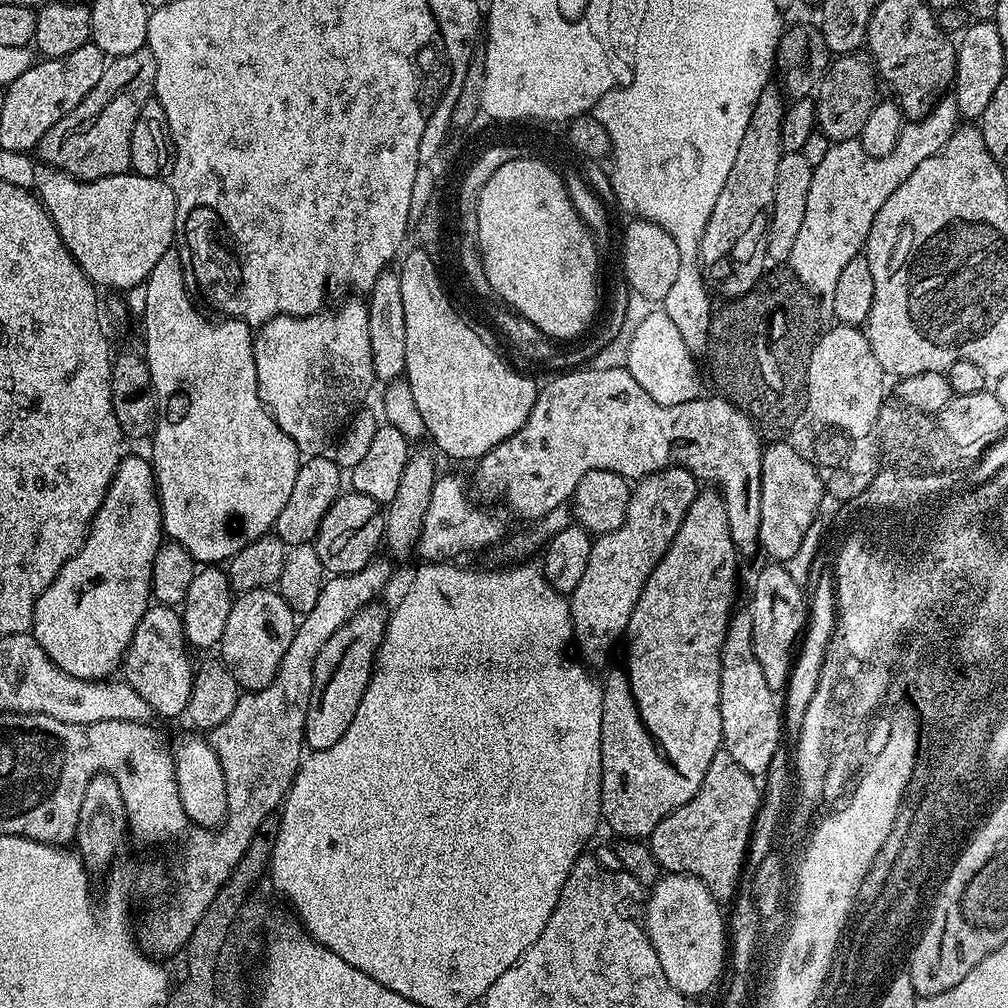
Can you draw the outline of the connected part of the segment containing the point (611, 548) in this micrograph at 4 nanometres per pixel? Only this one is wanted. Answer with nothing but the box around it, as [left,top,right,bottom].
[567,468,698,665]

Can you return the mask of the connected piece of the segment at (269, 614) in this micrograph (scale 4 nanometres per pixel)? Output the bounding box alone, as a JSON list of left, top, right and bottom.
[218,588,297,692]

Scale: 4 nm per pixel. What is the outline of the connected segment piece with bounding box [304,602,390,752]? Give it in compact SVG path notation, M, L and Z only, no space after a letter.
M380 602L363 604L341 628L330 634L330 642L322 646L322 654L318 654L318 662L314 662L314 678L304 727L304 742L312 752L334 746L334 742L346 734L346 726L354 722L358 702L362 702L362 694L376 666L376 655L388 629L389 615L389 609L384 609Z

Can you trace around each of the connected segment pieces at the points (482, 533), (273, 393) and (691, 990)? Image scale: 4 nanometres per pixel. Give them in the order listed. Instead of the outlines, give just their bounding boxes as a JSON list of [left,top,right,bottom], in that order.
[[418,475,504,564],[251,299,377,457],[642,874,726,998]]

